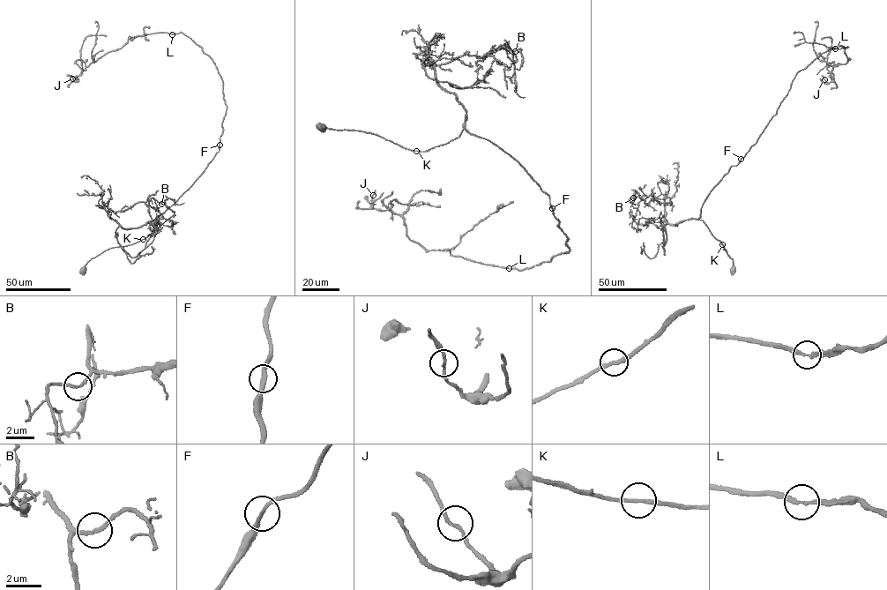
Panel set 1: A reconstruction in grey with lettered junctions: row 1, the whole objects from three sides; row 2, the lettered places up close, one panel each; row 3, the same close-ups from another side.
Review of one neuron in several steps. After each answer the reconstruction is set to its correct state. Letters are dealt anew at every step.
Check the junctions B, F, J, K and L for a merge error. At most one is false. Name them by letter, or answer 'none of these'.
none of these

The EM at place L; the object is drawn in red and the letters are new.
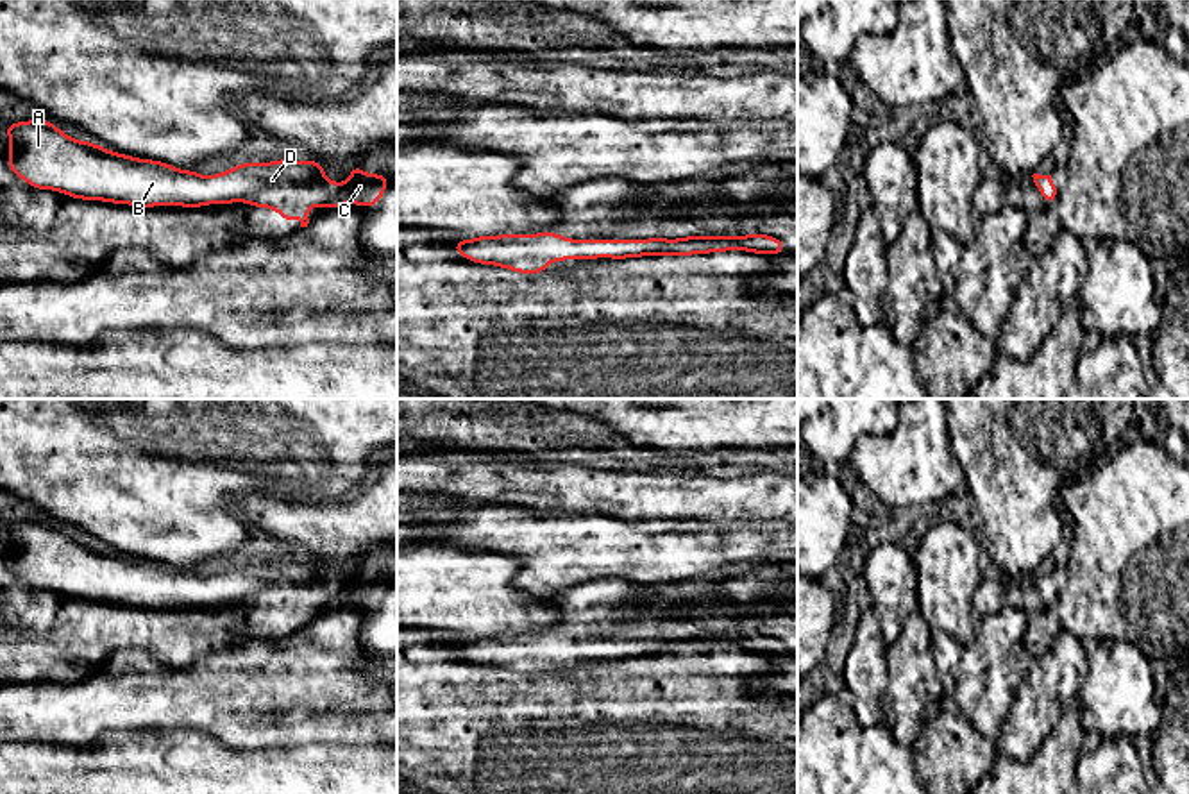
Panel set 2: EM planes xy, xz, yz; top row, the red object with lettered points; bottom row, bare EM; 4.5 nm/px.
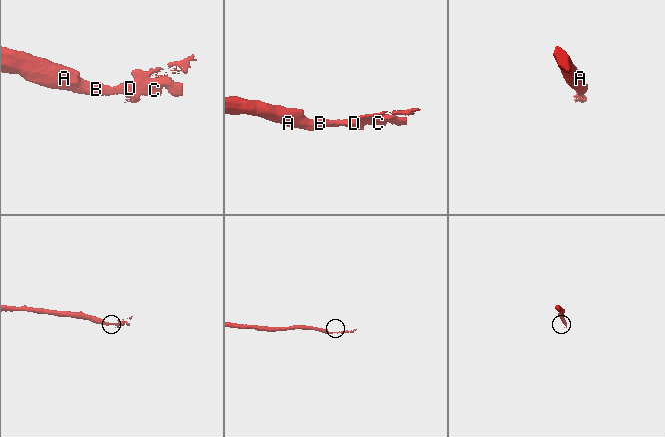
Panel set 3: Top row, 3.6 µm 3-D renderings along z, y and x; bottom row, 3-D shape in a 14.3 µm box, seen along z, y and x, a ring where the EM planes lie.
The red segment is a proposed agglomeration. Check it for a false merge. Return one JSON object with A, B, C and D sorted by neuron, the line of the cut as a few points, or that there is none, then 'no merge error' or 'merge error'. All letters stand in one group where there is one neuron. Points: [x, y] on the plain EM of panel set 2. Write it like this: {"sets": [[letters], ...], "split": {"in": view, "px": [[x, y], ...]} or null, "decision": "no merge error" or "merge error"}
{"sets": [["A", "B", "C", "D"]], "split": null, "decision": "no merge error"}

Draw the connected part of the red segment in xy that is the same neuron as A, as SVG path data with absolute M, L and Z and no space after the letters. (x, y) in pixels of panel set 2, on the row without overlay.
M45 519L14 522L2 529L11 540L7 567L38 590L66 594L72 599L131 604L136 608L247 603L277 610L288 626L297 617L308 628L308 610L325 610L349 603L375 606L390 578L368 576L350 567L347 583L324 578L325 567L315 560L279 560L252 565L249 560L223 574L204 578L168 563L111 553L93 542L79 542Z

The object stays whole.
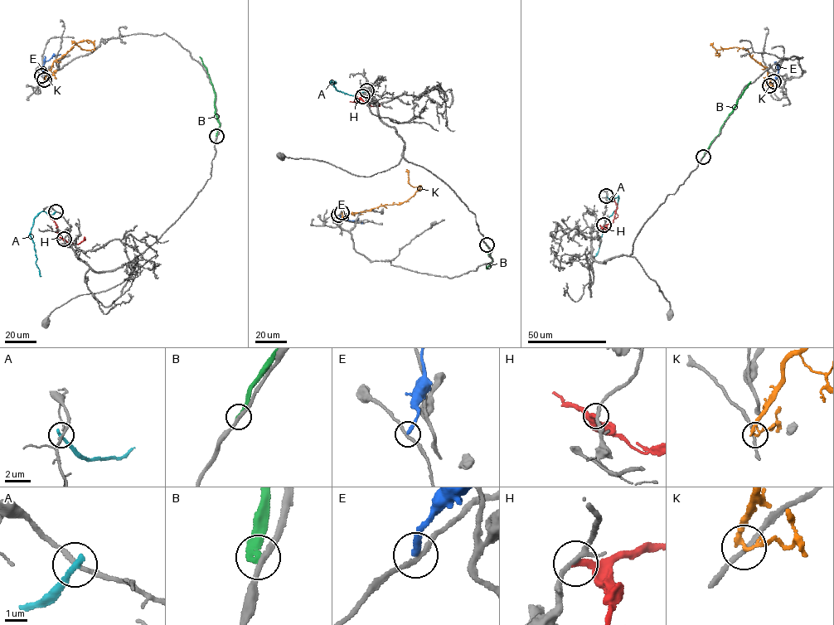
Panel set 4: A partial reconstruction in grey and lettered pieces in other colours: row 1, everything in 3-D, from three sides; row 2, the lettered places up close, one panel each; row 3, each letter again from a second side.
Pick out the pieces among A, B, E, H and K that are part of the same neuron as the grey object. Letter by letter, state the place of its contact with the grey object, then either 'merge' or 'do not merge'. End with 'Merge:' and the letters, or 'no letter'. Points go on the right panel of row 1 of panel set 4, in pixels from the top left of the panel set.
A: (606, 196) | do not merge
B: (703, 157) | do not merge
E: (773, 81) | do not merge
H: (603, 225) | do not merge
K: (769, 85) | do not merge
Merge: no letter

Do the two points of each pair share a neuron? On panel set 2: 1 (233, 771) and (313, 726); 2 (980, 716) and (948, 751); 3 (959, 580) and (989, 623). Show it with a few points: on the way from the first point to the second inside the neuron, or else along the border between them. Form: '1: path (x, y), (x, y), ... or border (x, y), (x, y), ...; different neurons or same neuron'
1: border (317, 743), (233, 748); different neurons
2: border (953, 700), (966, 719), (995, 743); different neurons
3: border (980, 619), (977, 639), (966, 648); different neurons

